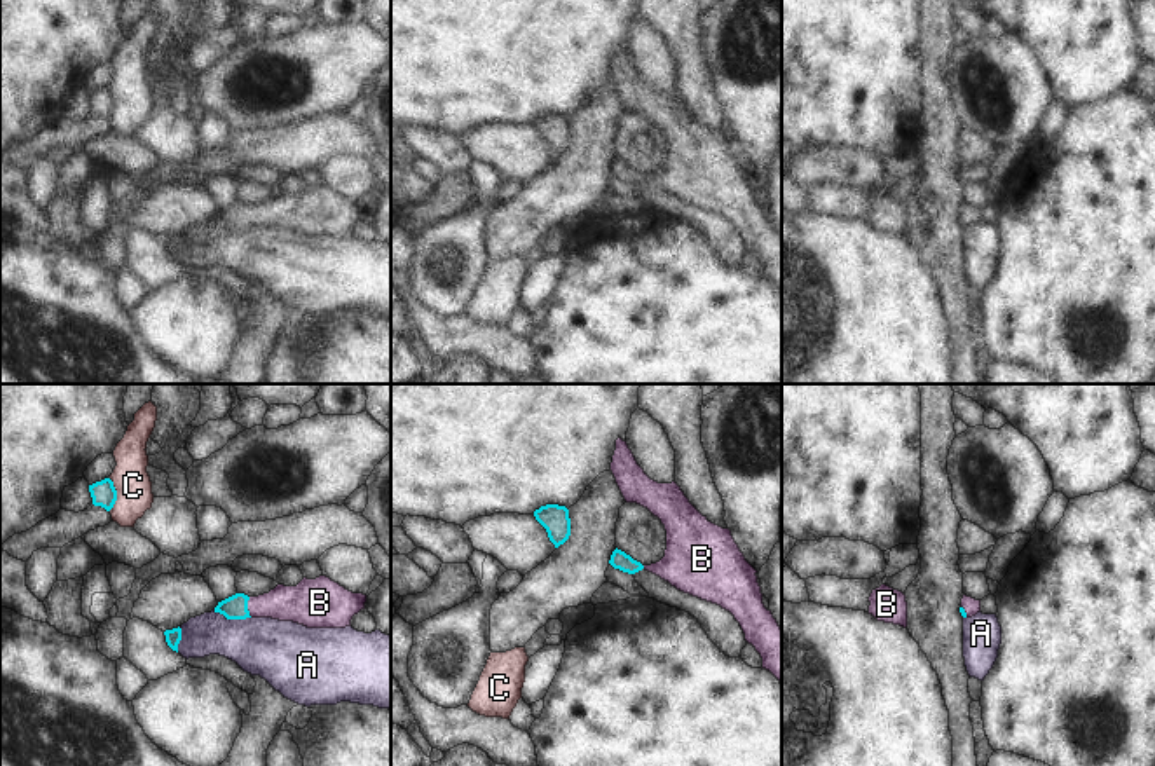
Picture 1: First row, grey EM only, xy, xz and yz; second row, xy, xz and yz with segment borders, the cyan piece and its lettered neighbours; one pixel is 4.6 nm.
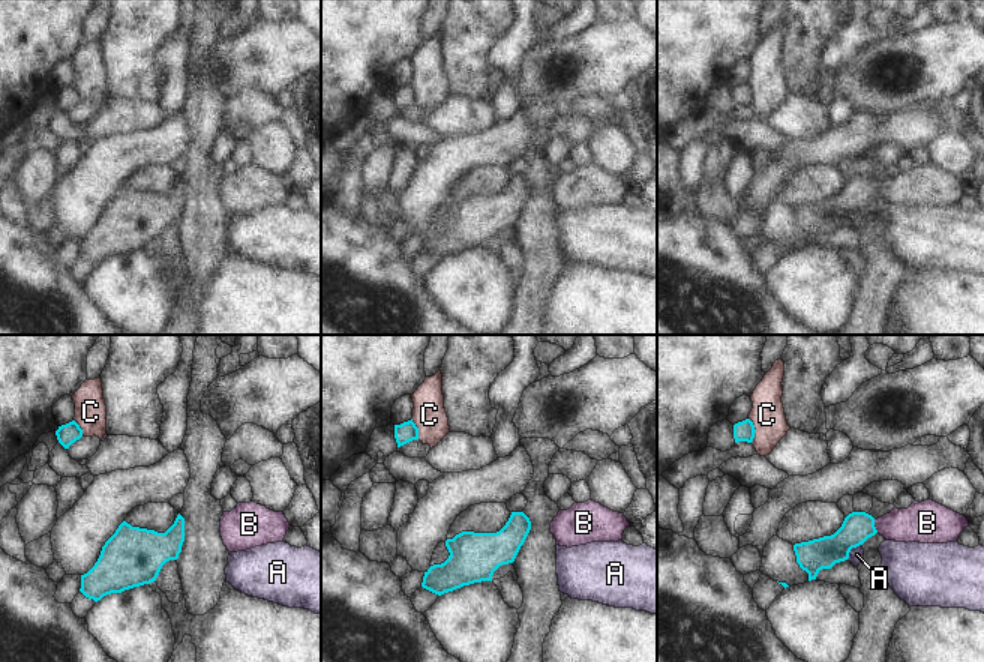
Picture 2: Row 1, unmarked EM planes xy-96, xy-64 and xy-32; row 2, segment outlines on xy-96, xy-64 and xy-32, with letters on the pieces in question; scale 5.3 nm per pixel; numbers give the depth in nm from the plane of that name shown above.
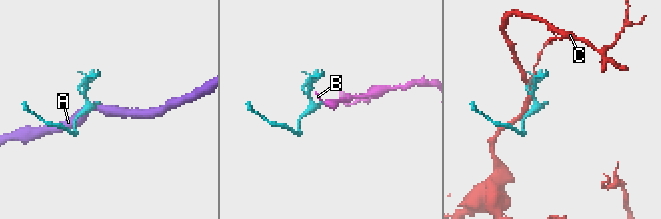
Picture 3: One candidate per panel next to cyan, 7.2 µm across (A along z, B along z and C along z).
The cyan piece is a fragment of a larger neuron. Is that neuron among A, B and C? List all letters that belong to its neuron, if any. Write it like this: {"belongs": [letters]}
{"belongs": ["B"]}

